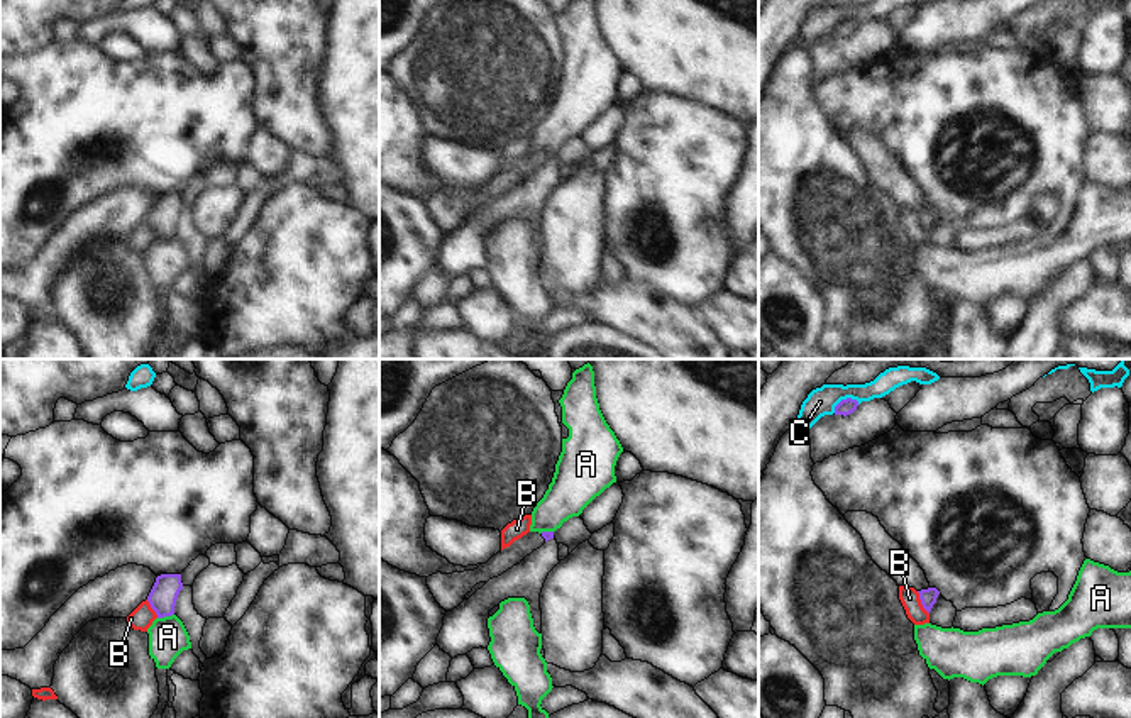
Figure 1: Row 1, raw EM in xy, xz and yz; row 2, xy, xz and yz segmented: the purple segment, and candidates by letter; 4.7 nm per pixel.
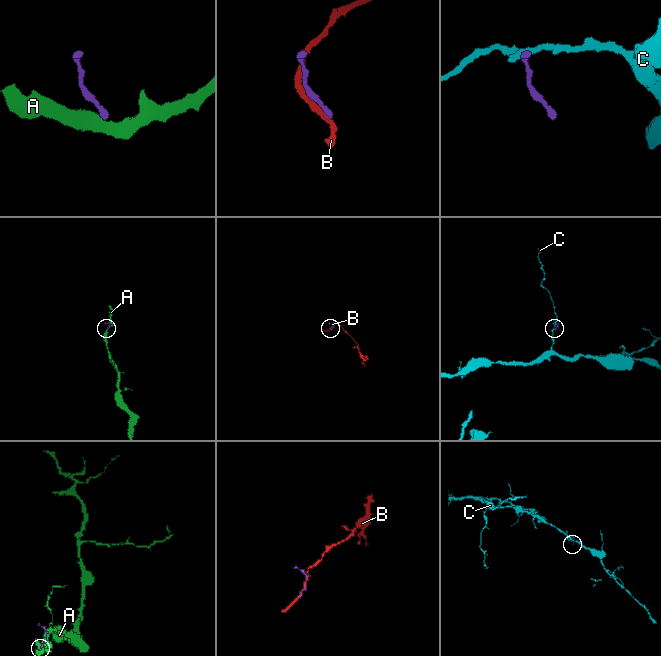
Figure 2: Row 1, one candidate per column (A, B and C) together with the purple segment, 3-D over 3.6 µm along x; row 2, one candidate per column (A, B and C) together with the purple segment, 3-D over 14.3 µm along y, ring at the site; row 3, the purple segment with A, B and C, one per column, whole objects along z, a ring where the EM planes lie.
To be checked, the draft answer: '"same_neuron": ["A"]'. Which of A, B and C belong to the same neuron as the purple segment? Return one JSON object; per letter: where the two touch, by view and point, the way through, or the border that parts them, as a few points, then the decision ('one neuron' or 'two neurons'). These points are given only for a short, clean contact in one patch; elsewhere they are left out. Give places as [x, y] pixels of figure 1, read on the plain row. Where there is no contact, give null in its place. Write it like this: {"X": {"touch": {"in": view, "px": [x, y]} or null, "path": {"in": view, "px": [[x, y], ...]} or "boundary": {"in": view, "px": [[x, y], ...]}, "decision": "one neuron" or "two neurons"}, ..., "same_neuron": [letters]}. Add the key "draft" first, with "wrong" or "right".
{"draft": "wrong", "A": {"touch": {"in": "xy", "px": [165, 236]}, "boundary": {"in": "xy", "px": [[173, 234], [158, 239]]}, "decision": "two neurons"}, "B": {"touch": {"in": "yz", "px": [921, 224]}, "decision": "two neurons"}, "C": {"touch": {"in": "yz", "px": [844, 21]}, "boundary": {"in": "yz", "px": [[859, 22], [844, 19], [833, 33]]}, "decision": "two neurons"}, "same_neuron": []}

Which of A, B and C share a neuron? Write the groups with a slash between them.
A / B / C

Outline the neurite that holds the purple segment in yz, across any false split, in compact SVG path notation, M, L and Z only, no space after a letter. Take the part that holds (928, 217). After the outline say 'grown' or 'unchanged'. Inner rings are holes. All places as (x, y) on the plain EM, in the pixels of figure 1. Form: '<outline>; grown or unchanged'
M936 208L921 210L918 213L923 229L930 234L930 244L941 249L952 249L957 237L953 224L946 222Z; grown

